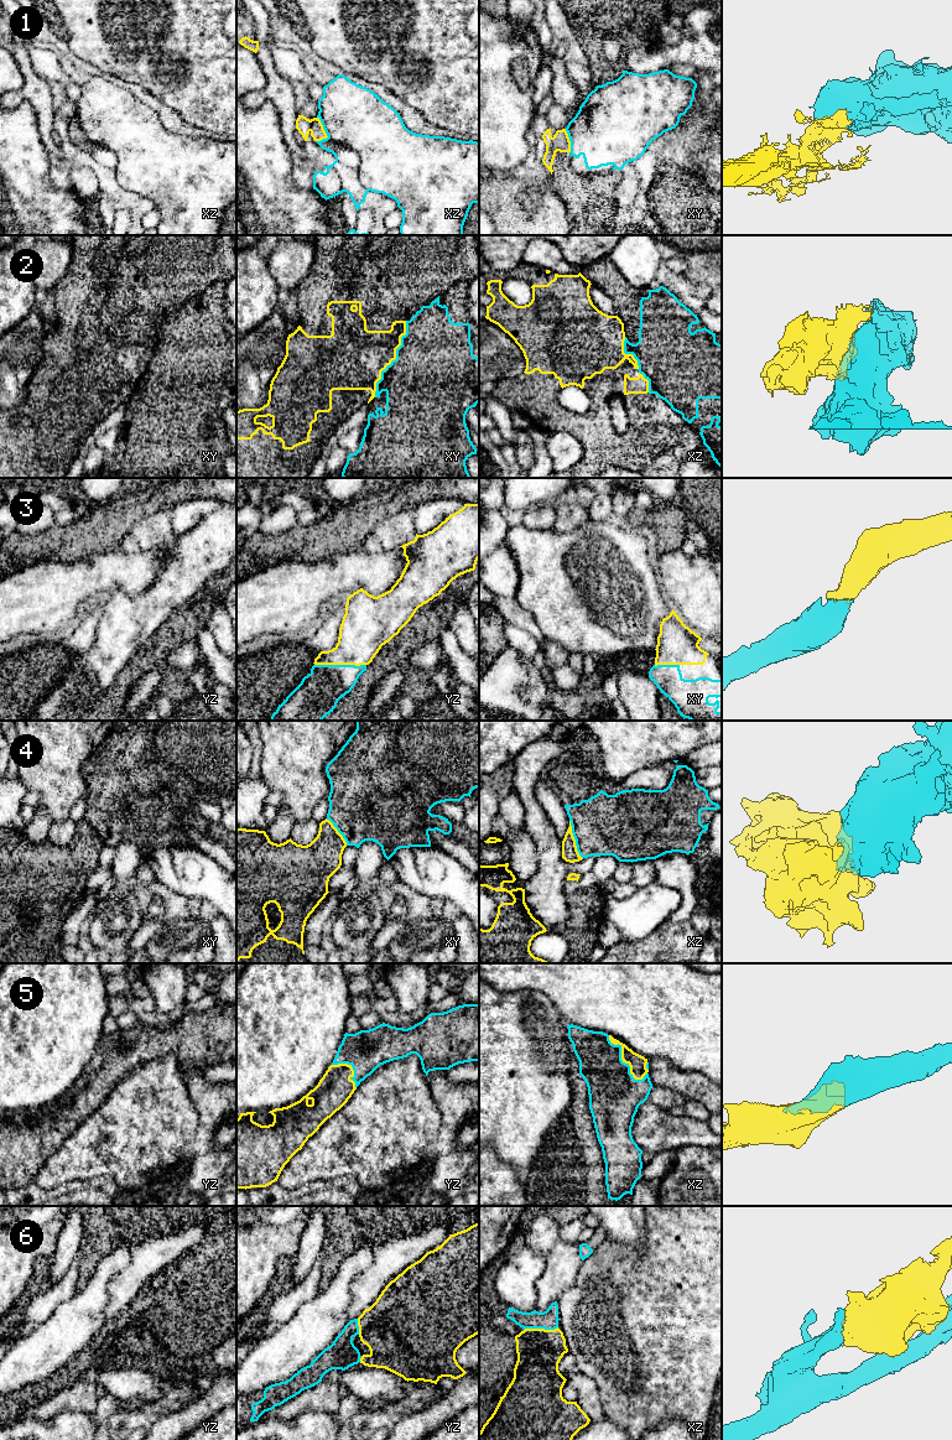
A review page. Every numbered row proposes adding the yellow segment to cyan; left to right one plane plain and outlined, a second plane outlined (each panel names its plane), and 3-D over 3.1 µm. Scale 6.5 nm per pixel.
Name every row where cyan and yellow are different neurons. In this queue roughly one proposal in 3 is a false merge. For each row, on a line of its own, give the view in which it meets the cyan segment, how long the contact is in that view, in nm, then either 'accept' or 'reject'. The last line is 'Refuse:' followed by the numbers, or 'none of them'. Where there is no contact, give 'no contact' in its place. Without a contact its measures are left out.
1: meets cyan in xz; contact 170 nm long; reject
2: meets cyan in xy; contact 550 nm long; reject
3: meets cyan in yz; contact 340 nm long; accept
4: meets cyan in xz; contact 260 nm long; reject
5: meets cyan in xz; contact 360 nm long; accept
6: meets cyan in xz; contact 220 nm long; accept
Refuse: 1, 2, 4

